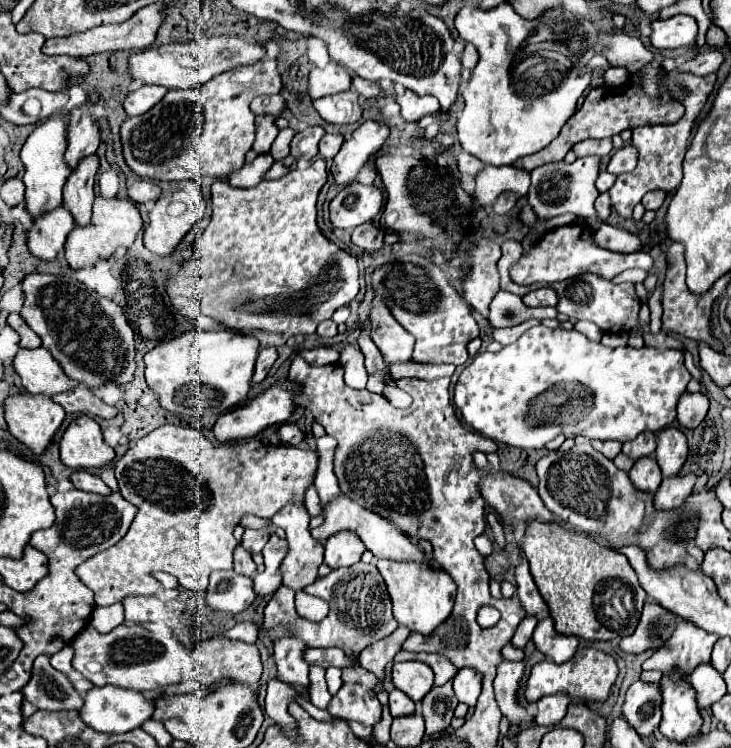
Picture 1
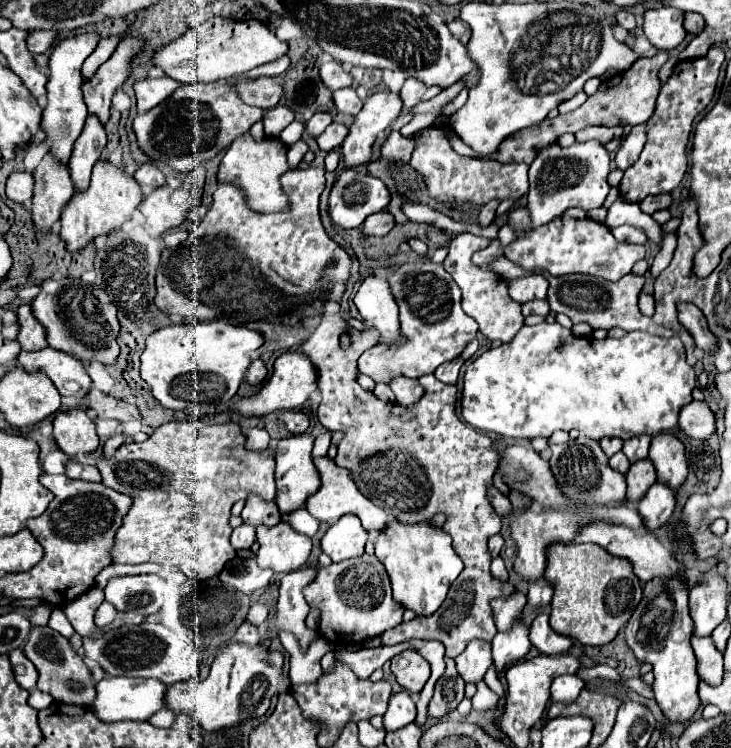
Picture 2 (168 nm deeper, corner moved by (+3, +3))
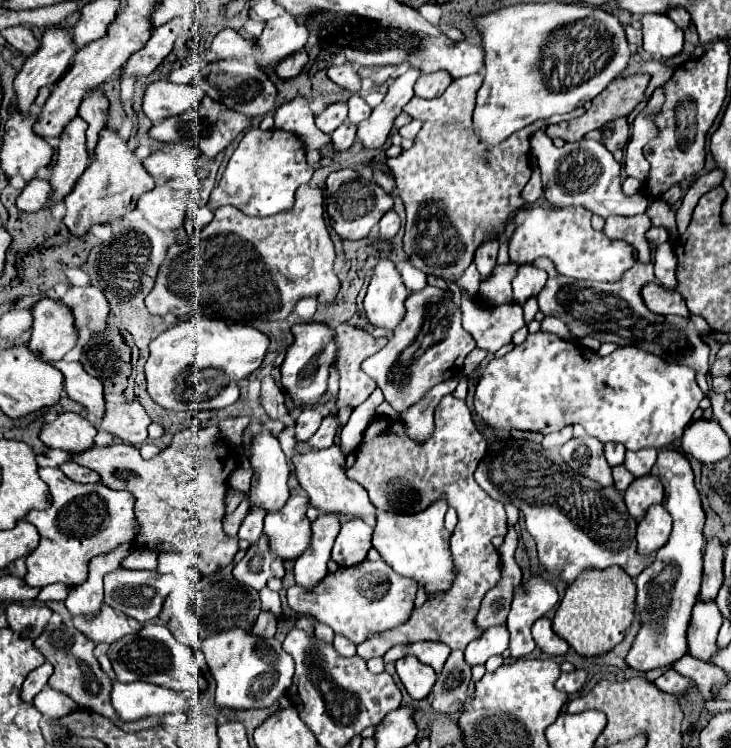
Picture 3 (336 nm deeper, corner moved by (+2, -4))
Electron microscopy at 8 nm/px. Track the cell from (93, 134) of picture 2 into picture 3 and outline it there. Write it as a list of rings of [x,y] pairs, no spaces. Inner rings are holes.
[[[92,90],[84,98],[84,102],[78,110],[78,116],[88,124],[86,146],[88,146],[88,158],[92,158],[92,150],[96,148],[98,134],[100,134],[100,130],[104,130],[106,118],[108,118],[108,100],[106,100],[106,96],[98,94],[98,90]]]

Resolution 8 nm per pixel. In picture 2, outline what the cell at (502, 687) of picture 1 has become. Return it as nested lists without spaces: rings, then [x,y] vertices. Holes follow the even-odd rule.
[[[523,613],[509,631],[499,631],[493,637],[493,663],[497,671],[503,671],[511,663],[523,659],[531,649],[529,627],[523,623]]]

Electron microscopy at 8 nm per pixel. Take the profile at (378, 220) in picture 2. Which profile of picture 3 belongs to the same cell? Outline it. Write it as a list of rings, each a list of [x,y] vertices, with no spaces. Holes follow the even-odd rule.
[[[394,210],[386,212],[382,216],[382,220],[378,222],[378,234],[380,234],[380,238],[388,242],[388,240],[392,240],[398,234],[398,230],[400,230],[400,218],[398,218],[398,214]]]

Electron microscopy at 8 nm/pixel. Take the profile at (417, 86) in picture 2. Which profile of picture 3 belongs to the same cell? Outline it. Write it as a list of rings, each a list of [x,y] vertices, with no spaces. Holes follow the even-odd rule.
[[[434,72],[434,74],[424,74],[418,78],[416,82],[416,90],[414,90],[414,96],[418,98],[438,98],[440,94],[444,94],[444,90],[448,88],[448,84],[452,82],[450,74],[448,72]]]

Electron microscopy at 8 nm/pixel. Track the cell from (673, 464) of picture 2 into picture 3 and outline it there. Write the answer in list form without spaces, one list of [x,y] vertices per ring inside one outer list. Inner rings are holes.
[[[660,450],[658,460],[652,466],[652,474],[656,474],[664,486],[664,508],[674,518],[674,526],[670,540],[656,554],[656,564],[648,566],[644,574],[636,578],[636,612],[640,616],[640,630],[626,656],[626,664],[640,672],[648,672],[654,668],[672,668],[680,656],[688,654],[686,632],[702,582],[704,510],[700,504],[700,494],[694,486],[690,462],[676,450]]]

